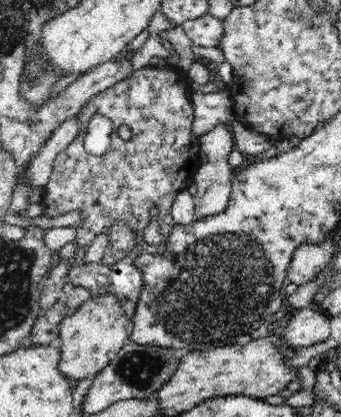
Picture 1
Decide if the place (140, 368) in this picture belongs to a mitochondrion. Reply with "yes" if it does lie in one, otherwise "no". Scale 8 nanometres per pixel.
yes

